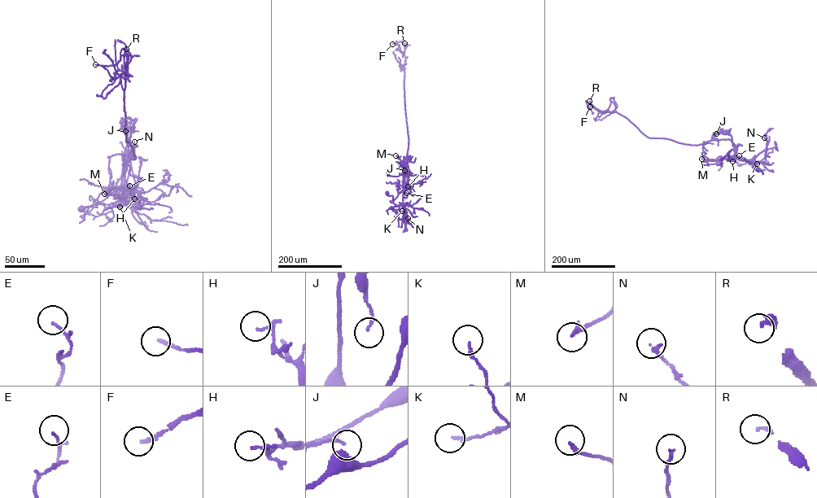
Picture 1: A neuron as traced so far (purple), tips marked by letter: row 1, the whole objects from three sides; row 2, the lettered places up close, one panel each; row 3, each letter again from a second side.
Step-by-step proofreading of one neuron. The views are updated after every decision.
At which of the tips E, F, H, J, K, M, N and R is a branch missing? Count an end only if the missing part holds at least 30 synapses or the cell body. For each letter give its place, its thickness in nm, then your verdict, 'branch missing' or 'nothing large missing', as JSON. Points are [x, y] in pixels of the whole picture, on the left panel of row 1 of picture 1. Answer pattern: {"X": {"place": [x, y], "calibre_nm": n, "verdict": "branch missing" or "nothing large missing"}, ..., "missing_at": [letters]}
{"E": {"place": [129, 185], "calibre_nm": 100, "verdict": "nothing large missing"}, "F": {"place": [95, 64], "calibre_nm": 180, "verdict": "branch missing"}, "H": {"place": [134, 198], "calibre_nm": 110, "verdict": "nothing large missing"}, "J": {"place": [125, 131], "calibre_nm": 130, "verdict": "nothing large missing"}, "K": {"place": [120, 207], "calibre_nm": 130, "verdict": "nothing large missing"}, "M": {"place": [104, 194], "calibre_nm": 240, "verdict": "nothing large missing"}, "N": {"place": [134, 141], "calibre_nm": 130, "verdict": "nothing large missing"}, "R": {"place": [126, 49], "calibre_nm": 150, "verdict": "branch missing"}, "missing_at": ["F", "R"]}

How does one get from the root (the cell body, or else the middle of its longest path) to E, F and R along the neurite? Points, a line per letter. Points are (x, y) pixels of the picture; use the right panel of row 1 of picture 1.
E: (739, 164), (747, 161), (744, 158), (735, 156), (739, 155)
F: (739, 164), (747, 161), (736, 155), (729, 139), (692, 145), (648, 137), (613, 102), (603, 111), (590, 107)
R: (739, 164), (747, 161), (736, 155), (729, 139), (692, 145), (648, 137), (613, 102), (601, 111), (589, 101)

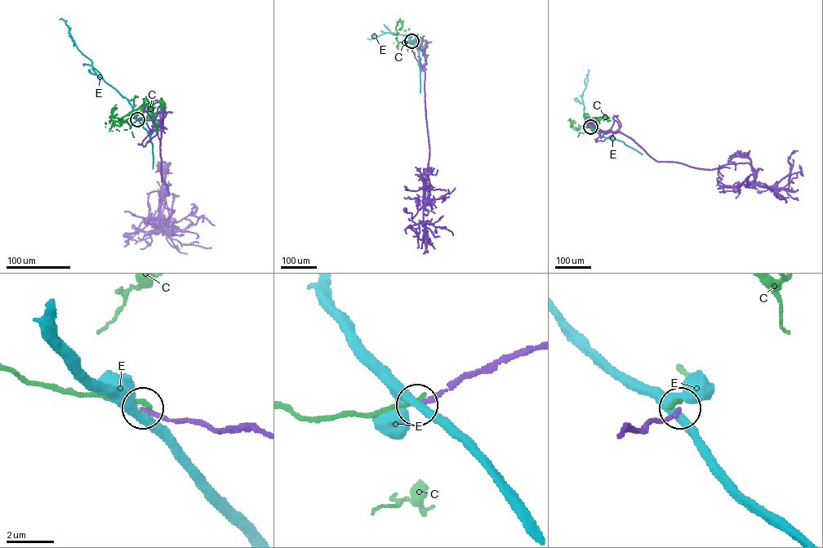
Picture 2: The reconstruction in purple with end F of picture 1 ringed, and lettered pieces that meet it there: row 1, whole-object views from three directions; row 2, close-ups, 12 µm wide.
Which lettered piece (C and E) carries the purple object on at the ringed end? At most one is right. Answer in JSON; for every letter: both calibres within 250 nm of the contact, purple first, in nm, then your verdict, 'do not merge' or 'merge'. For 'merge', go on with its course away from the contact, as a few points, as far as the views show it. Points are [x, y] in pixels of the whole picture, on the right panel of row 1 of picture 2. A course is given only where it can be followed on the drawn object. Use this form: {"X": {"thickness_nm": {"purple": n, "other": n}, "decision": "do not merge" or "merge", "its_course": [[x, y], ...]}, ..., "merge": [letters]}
{"C": {"thickness_nm": {"purple": 220, "other": 190}, "decision": "do not merge"}, "E": {"thickness_nm": {"purple": 200, "other": 320}, "decision": "do not merge"}, "merge": []}

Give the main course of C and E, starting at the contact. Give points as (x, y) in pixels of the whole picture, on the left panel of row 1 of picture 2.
C: (137, 119), (121, 120), (146, 104), (161, 102), (162, 98), (163, 103), (161, 108)
E: (137, 119), (127, 100), (104, 81), (93, 67), (91, 60), (77, 48), (65, 21), (59, 20)

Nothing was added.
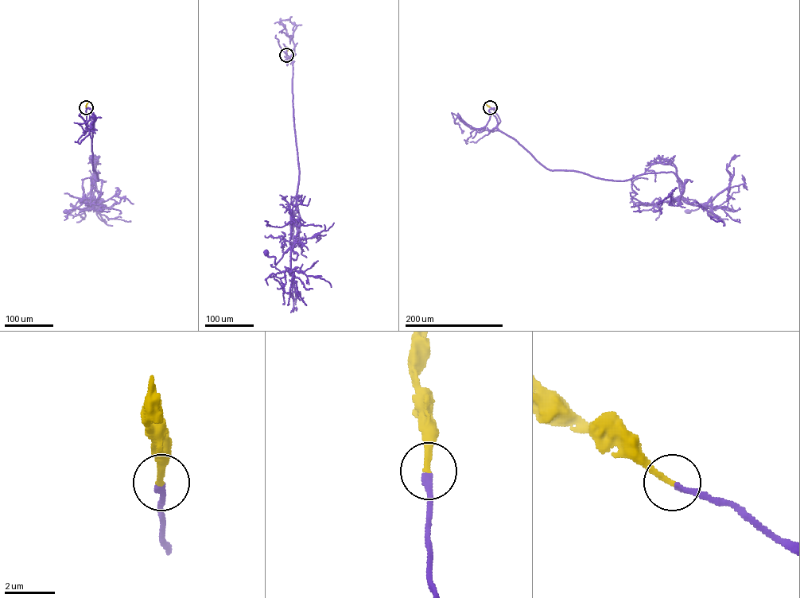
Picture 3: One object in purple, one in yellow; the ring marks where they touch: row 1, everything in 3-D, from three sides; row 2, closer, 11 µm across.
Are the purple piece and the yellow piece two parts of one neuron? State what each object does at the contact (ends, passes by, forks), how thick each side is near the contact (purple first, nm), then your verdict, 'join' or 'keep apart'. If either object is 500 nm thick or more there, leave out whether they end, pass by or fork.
purple ends | yellow ends | 220/220 nm | join

